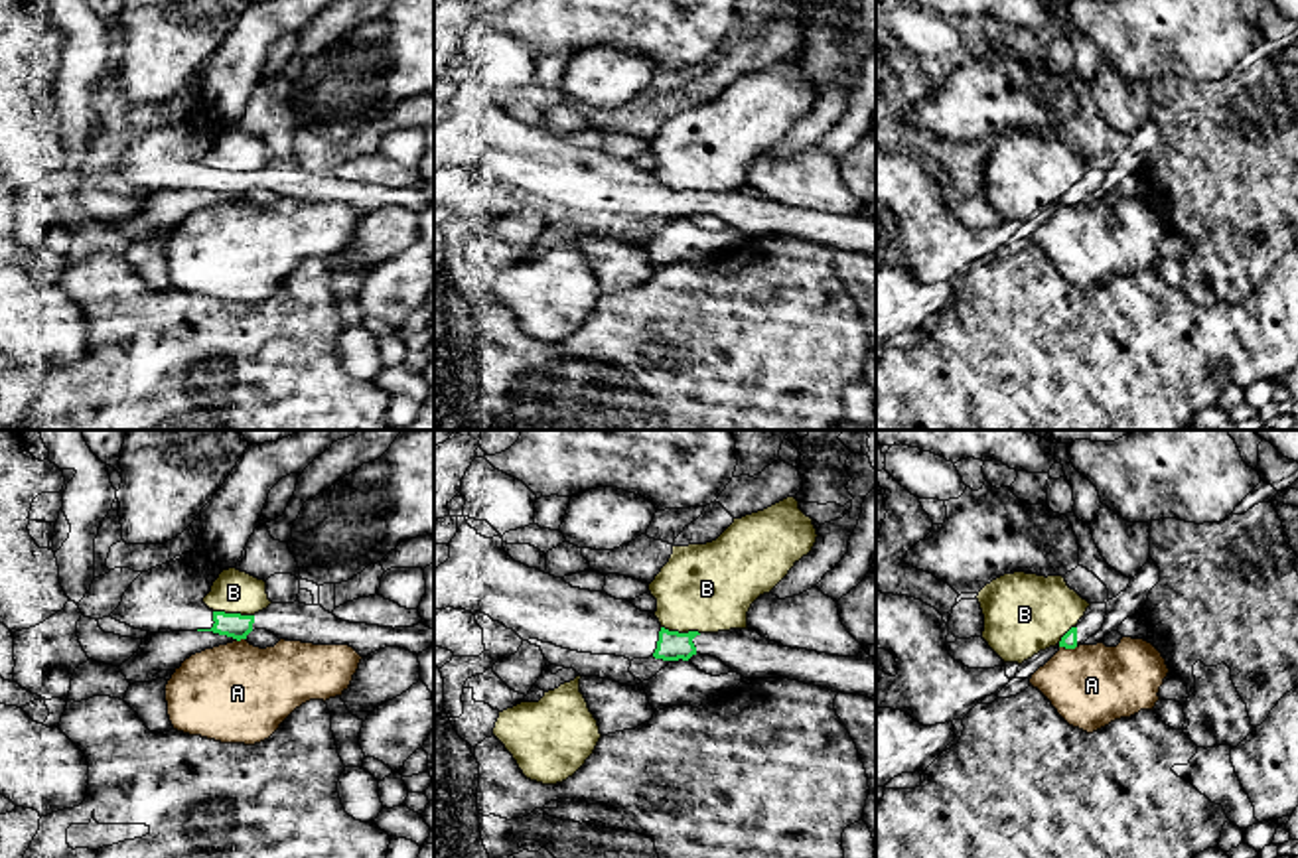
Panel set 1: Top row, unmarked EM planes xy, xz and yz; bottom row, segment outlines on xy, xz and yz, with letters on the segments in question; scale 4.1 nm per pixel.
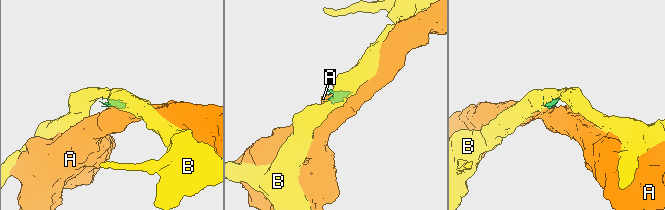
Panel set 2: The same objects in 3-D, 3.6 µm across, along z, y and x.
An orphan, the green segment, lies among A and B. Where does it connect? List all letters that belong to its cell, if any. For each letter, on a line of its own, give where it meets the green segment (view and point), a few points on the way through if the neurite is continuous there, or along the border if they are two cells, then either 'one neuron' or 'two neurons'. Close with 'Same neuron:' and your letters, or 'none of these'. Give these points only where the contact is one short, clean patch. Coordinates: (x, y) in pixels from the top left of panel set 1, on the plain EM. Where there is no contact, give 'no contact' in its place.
A: meets green in yz at (1068, 206); border along yz (1060, 204), (1076, 206); two neurons
B: meets green in xy at (233, 172); border along xy (214, 168), (253, 174); two neurons
Same neuron: none of these

